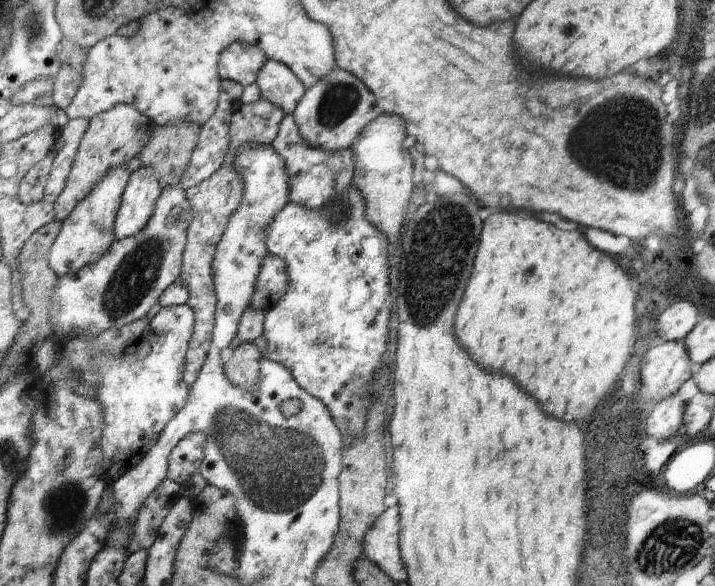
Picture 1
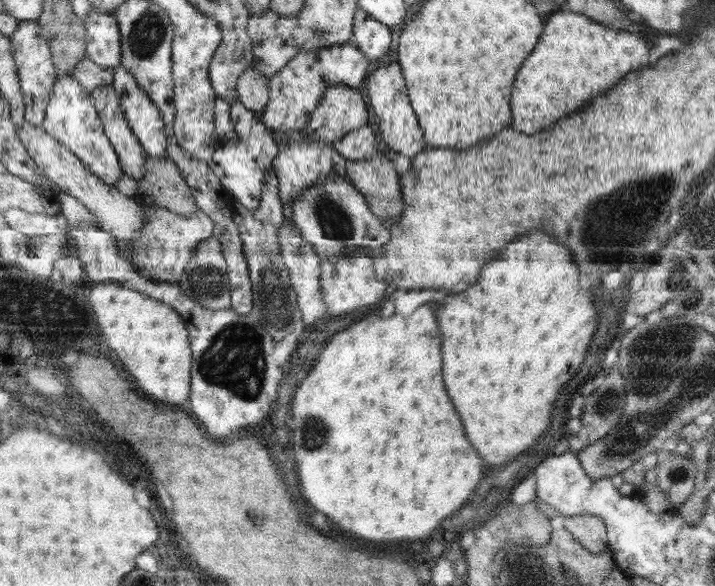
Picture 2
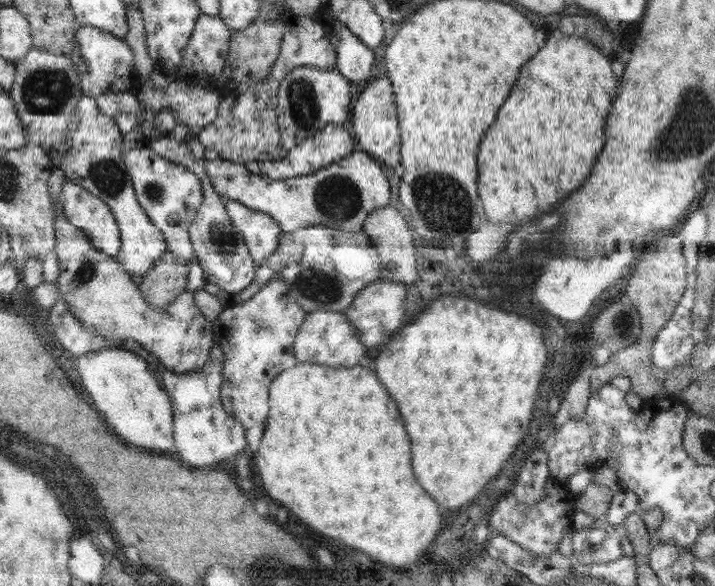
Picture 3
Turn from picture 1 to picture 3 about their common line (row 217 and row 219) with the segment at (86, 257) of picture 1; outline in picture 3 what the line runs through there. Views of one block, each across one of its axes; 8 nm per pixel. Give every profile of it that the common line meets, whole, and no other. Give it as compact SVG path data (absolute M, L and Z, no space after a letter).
M70 180L65 181L62 194L64 215L68 221L82 229L96 249L115 257L120 252L121 238L118 222L110 207Z

